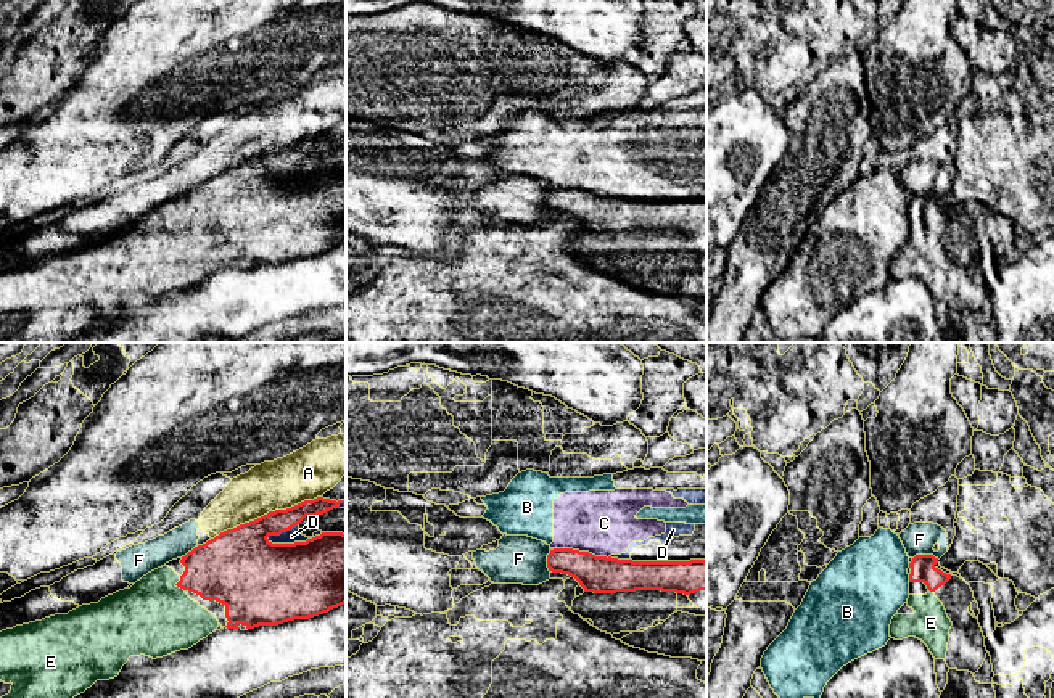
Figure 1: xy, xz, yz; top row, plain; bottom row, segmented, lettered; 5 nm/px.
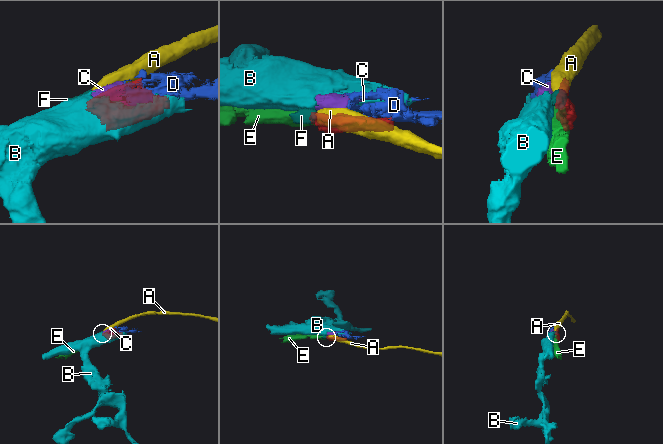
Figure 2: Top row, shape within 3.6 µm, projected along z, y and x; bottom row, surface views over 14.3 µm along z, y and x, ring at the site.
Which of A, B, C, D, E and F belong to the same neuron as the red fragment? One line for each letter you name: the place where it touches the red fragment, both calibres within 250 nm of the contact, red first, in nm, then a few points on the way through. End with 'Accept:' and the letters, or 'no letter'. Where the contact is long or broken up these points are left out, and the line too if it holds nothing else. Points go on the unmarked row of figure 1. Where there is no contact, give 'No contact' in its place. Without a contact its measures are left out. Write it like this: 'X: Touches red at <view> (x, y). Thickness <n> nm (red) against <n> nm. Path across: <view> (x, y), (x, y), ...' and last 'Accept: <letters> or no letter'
E: Touches red at xy (176, 224). Thickness 320 nm (red) against 380 nm
Accept: E

